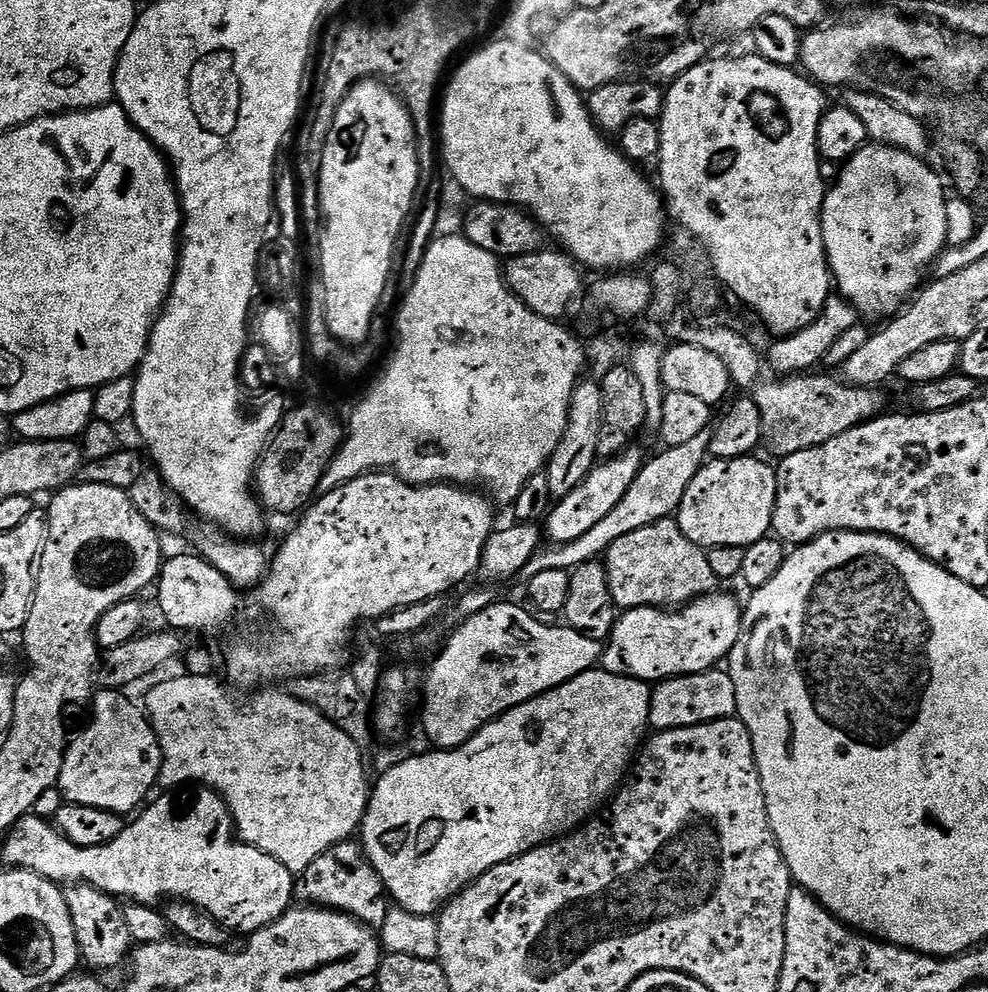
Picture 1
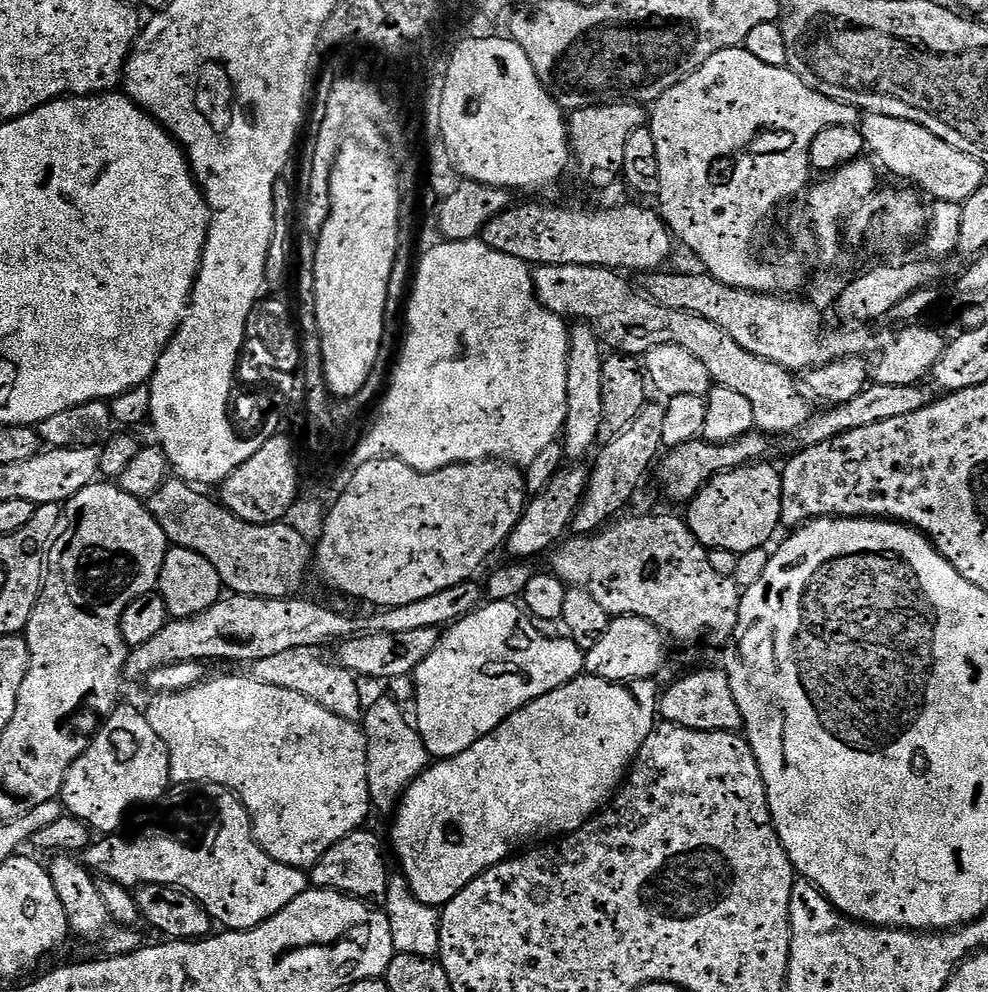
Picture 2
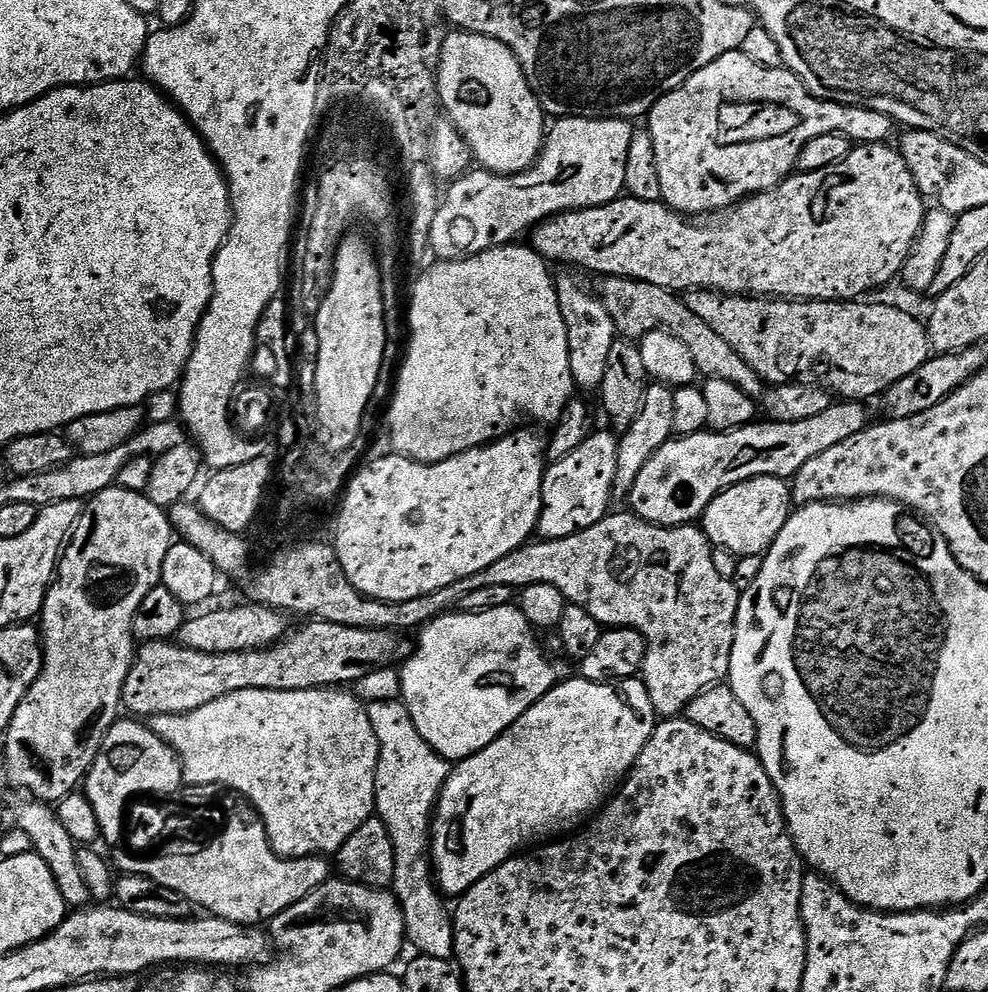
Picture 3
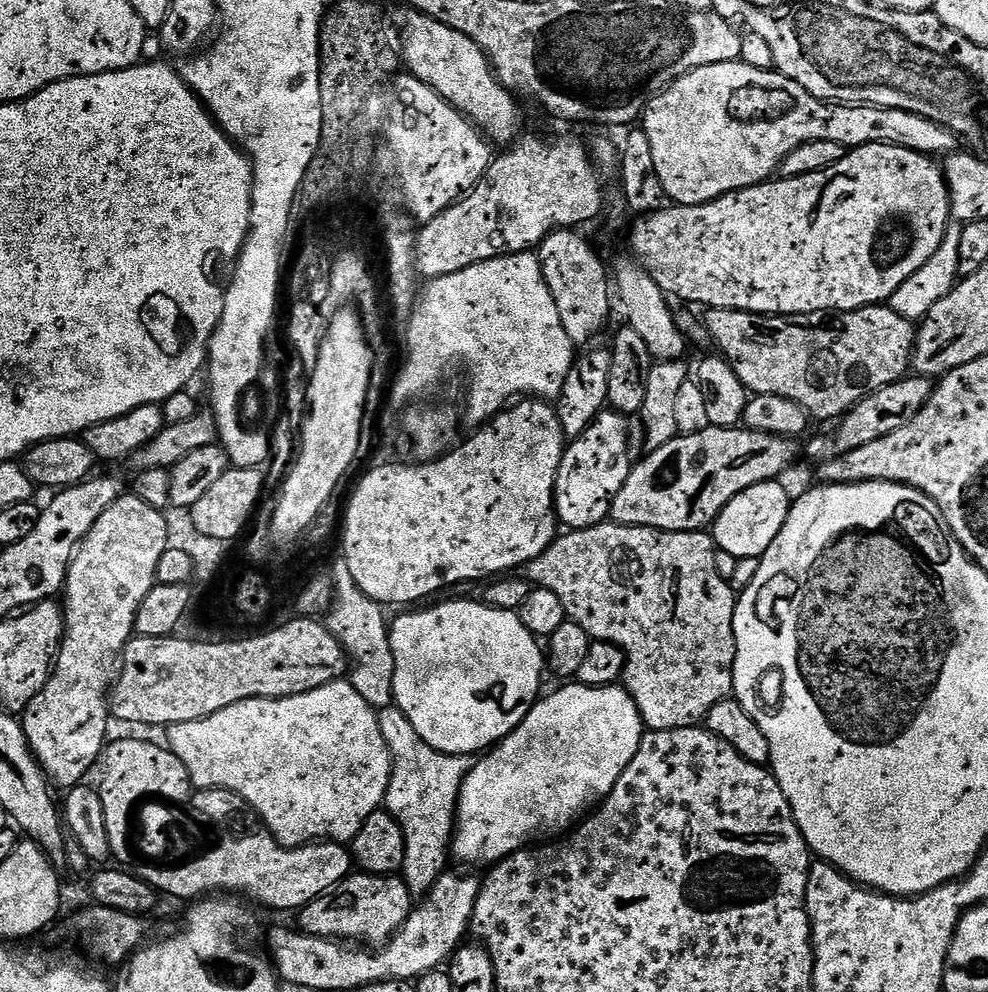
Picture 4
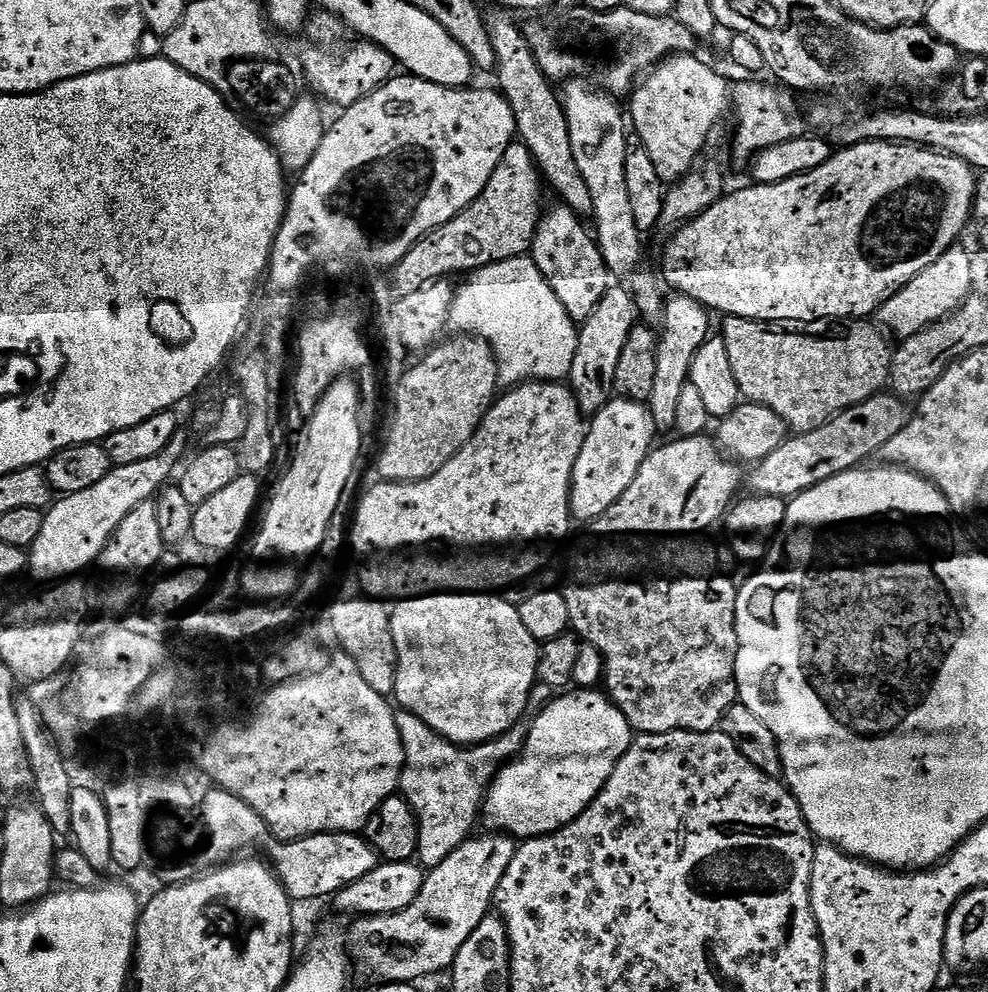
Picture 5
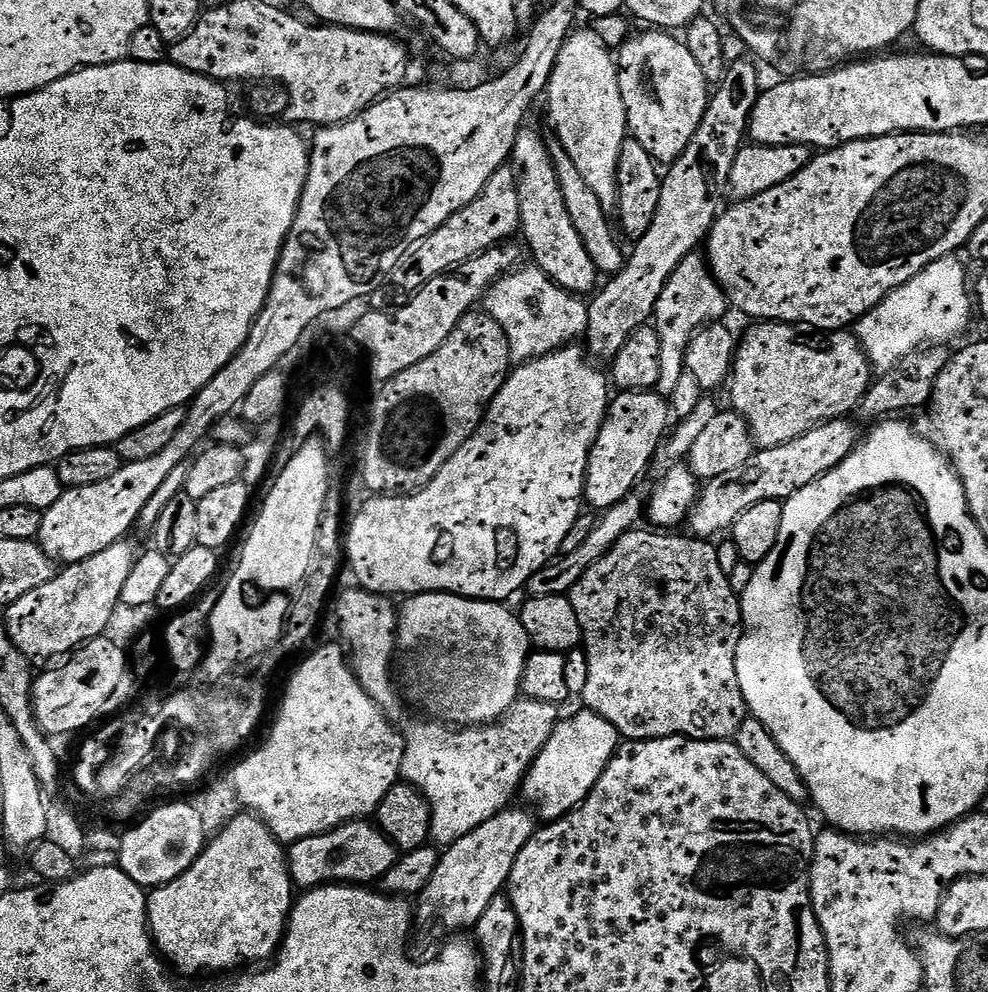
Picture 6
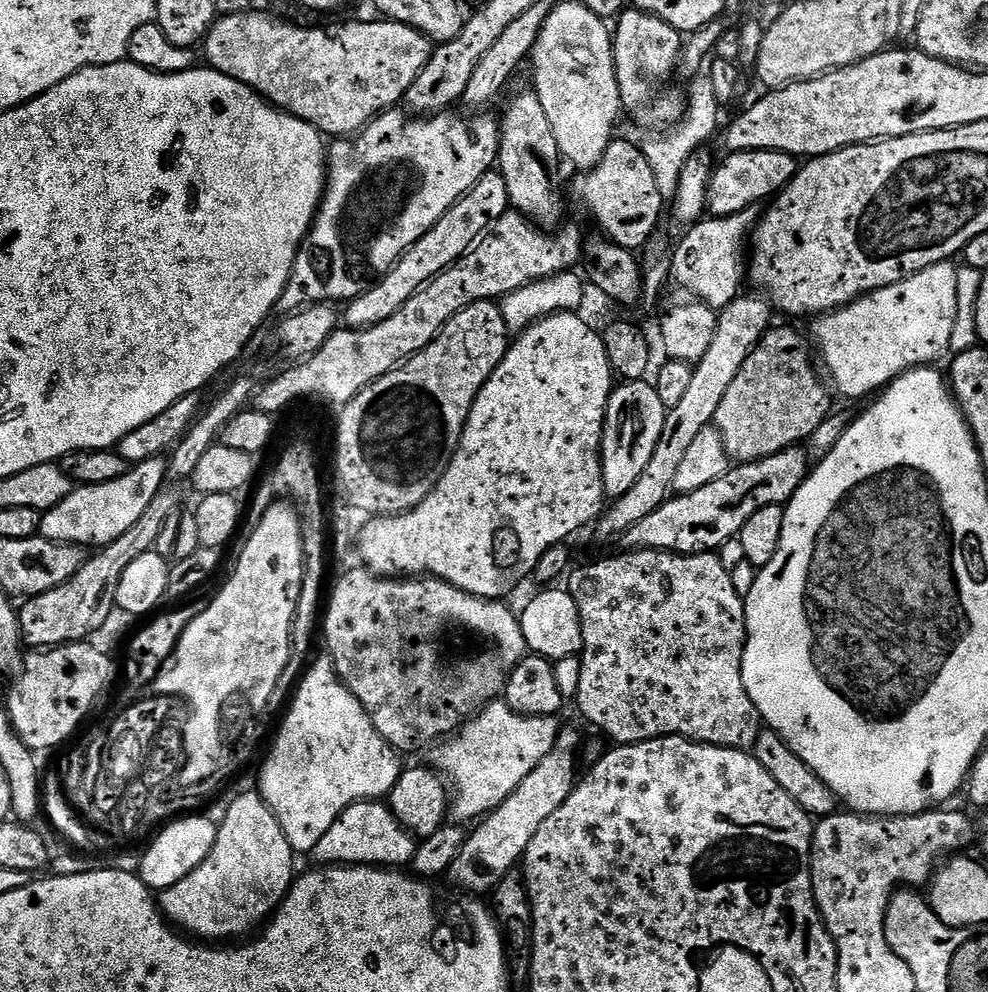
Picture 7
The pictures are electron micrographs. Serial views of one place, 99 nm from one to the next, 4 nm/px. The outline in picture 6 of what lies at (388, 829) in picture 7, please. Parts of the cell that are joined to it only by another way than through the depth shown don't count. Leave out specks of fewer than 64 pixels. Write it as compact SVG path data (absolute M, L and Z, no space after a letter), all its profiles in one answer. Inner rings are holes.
M363 819L352 820L331 832L302 838L287 849L286 855L293 885L300 890L311 890L325 884L375 885L383 881L386 870L394 866L398 850L375 823Z

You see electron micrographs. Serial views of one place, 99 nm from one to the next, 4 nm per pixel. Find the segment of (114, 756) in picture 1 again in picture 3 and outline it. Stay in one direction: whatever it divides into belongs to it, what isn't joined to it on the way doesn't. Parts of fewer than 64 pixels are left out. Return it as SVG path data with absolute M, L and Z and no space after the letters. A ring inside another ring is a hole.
M136 718L124 719L117 719L105 734L102 746L82 785L83 795L87 796L98 818L103 843L108 846L116 846L121 804L139 798L145 790L148 793L172 796L184 784L184 771L176 751L156 735L147 723Z

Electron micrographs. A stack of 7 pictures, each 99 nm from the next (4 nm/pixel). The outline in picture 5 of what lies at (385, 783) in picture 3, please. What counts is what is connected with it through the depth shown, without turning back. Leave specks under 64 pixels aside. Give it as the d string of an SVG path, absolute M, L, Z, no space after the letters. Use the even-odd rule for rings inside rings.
M403 710L396 712L396 726L404 747L398 792L412 807L418 822L415 859L421 868L431 870L446 862L446 858L473 835L472 826L481 815L488 786L509 760L519 757L528 736L528 724L515 724L503 736L471 746L444 740L420 718Z

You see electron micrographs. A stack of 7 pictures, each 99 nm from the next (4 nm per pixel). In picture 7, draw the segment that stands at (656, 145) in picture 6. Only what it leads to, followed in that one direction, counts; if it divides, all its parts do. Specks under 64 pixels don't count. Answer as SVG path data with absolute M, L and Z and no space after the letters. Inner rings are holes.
M635 6L621 12L615 21L612 57L616 63L620 103L627 111L628 108L632 111L632 116L638 123L673 126L683 118L685 93L664 92L668 83L674 80L676 59L680 56L681 47L681 33L671 28L665 20L642 12Z

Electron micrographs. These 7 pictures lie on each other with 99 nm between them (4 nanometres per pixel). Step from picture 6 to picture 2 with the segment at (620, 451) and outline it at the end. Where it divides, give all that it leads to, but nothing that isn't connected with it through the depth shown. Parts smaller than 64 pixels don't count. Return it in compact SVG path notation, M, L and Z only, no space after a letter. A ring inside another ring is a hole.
M565 466L552 479L550 486L546 486L546 490L535 493L534 498L527 501L524 516L518 522L518 526L514 526L506 541L506 549L508 548L509 554L512 555L510 557L520 562L528 562L531 561L531 556L540 556L544 551L547 553L565 539L564 531L567 533L571 529L574 514L584 497L588 474L587 467Z

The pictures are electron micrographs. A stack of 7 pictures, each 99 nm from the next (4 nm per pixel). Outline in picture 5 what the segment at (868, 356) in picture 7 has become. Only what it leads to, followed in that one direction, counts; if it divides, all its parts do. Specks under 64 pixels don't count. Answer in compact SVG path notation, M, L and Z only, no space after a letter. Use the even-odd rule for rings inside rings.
M953 246L942 254L922 274L918 274L905 288L900 288L880 307L878 320L893 337L903 338L918 334L923 328L937 324L956 311L968 299L972 288L972 256L961 246Z

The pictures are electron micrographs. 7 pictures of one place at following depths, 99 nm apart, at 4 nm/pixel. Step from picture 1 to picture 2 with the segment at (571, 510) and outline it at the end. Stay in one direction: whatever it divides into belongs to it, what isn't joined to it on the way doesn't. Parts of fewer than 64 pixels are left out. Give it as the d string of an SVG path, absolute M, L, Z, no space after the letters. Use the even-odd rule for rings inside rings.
M645 403L638 418L634 418L634 422L630 422L622 434L615 436L595 453L596 465L591 465L584 497L572 519L571 531L577 537L589 537L600 532L609 522L615 521L621 515L619 512L635 498L648 467L657 463L664 448L662 425L666 414L663 403L652 403Z

